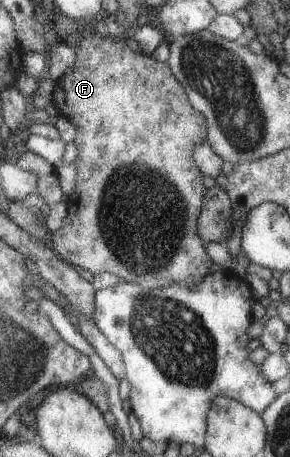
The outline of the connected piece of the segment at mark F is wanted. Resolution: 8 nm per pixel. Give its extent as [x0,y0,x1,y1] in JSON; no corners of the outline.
[48,33,215,288]

